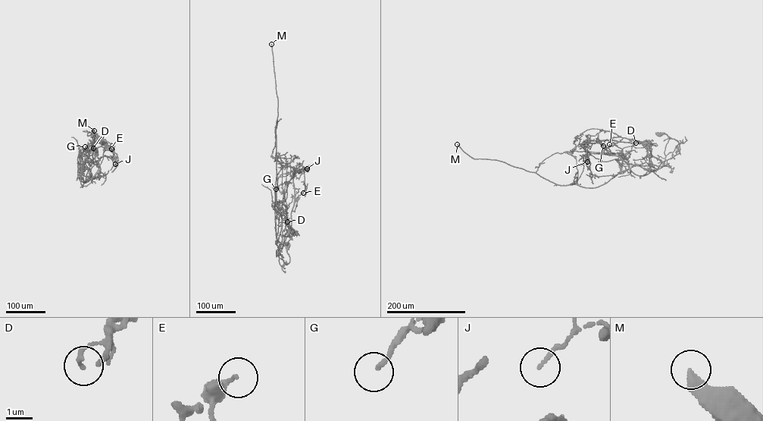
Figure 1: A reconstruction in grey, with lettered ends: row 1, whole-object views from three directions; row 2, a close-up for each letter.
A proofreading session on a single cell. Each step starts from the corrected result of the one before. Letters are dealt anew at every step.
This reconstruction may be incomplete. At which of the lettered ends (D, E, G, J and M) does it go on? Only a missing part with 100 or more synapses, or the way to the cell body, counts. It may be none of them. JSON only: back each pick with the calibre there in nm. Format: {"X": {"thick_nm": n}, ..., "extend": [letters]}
{"M": {"thick_nm": 440}, "extend": ["M"]}

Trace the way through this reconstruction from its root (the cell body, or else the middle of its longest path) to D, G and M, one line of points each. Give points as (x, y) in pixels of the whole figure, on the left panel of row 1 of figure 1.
D: (92, 143), (90, 142), (92, 149), (79, 168), (85, 162), (92, 160), (95, 153), (93, 148)
G: (92, 143), (90, 142), (92, 149), (78, 172), (85, 169), (81, 158), (85, 146)
M: (92, 143), (90, 142), (92, 149), (77, 171), (79, 180), (81, 173), (82, 187), (92, 160), (94, 130)

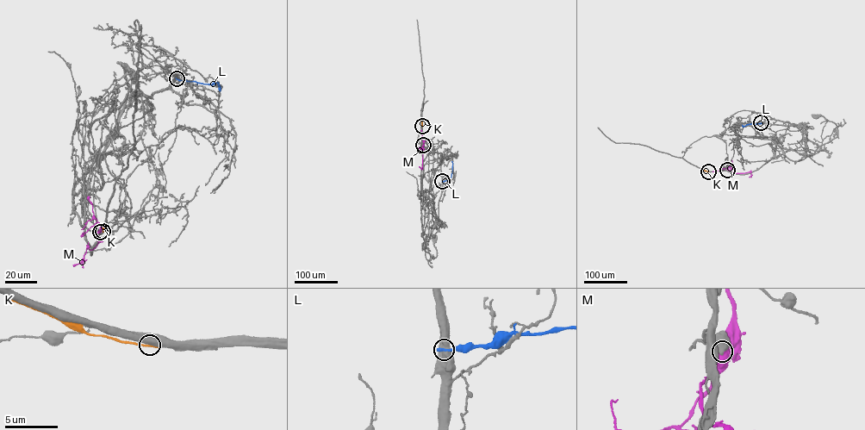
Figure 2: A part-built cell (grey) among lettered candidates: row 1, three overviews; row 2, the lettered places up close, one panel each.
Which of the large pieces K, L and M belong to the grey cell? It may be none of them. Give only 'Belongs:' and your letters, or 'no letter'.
Belongs: no letter

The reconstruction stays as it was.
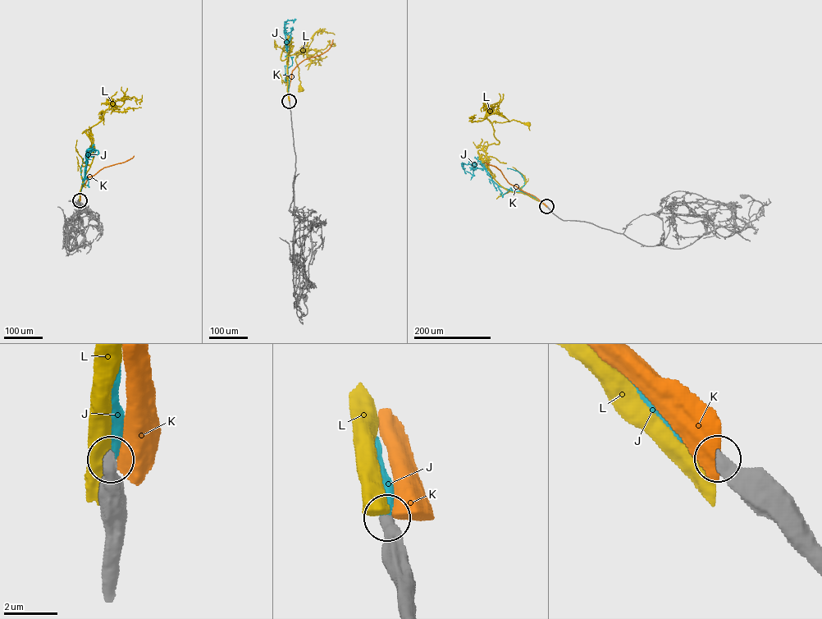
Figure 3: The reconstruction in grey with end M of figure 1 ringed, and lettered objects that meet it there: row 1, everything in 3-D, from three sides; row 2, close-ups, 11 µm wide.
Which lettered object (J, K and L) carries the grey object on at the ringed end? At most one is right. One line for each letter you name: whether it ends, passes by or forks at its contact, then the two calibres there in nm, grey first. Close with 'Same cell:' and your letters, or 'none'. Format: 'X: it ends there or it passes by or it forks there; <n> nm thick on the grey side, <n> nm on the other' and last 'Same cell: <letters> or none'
J: it ends there; 500 nm thick on the grey side, 480 nm on the other
Same cell: J

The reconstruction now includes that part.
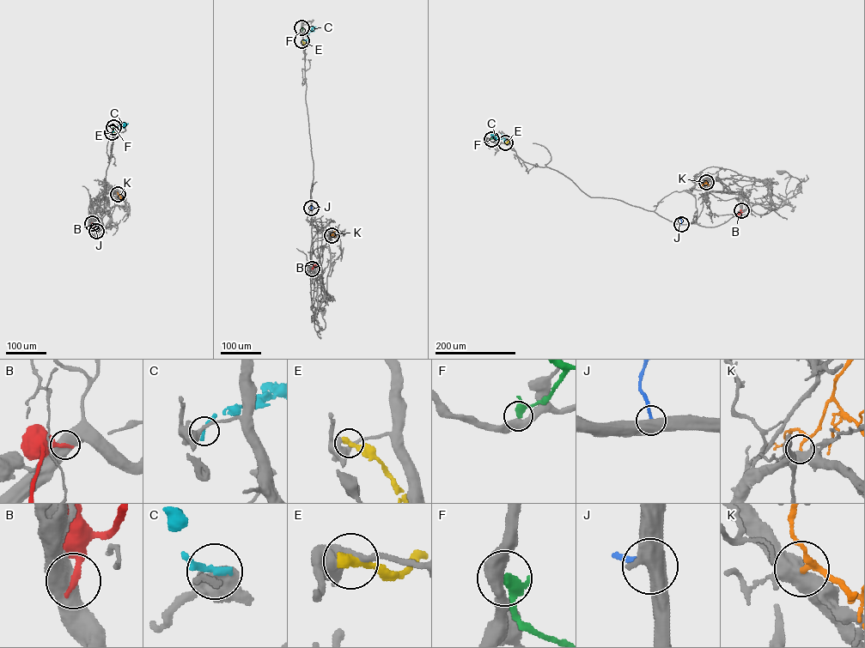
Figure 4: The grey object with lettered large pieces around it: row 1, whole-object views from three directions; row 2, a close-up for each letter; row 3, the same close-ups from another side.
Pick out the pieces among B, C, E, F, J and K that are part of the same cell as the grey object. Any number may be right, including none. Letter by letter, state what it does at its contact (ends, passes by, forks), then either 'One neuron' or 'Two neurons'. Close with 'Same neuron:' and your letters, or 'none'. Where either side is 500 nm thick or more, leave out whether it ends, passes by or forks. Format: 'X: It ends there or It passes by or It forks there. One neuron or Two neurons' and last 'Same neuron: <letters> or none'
B: Two neurons
C: It ends there. Two neurons
E: It ends there. Two neurons
F: It passes by. Two neurons
J: It ends there. Two neurons
K: It passes by. Two neurons
Same neuron: none

